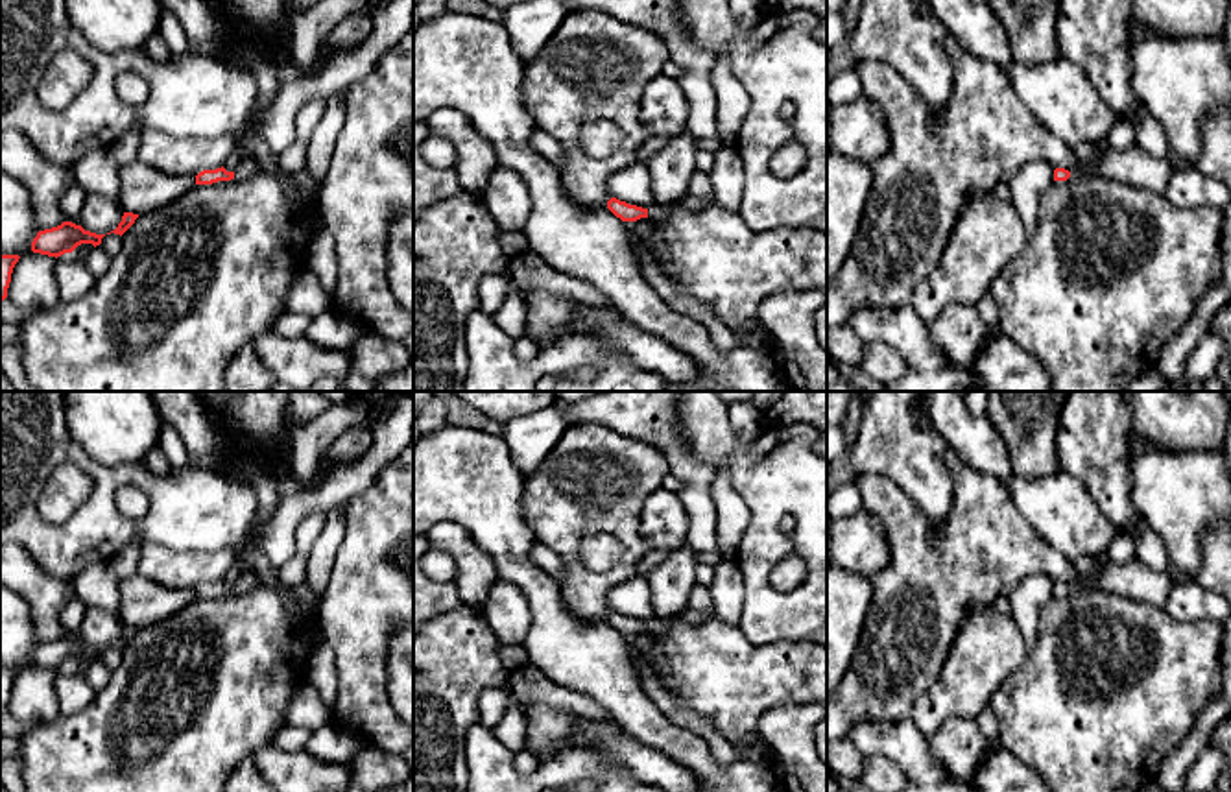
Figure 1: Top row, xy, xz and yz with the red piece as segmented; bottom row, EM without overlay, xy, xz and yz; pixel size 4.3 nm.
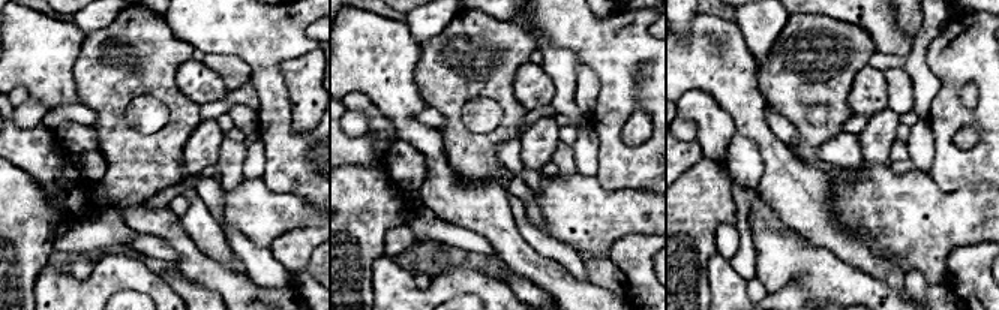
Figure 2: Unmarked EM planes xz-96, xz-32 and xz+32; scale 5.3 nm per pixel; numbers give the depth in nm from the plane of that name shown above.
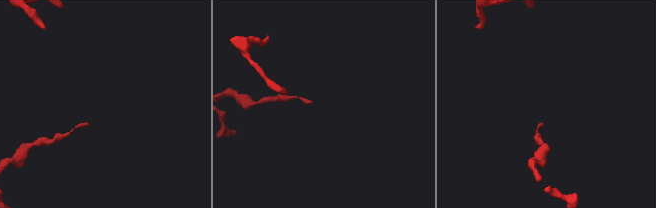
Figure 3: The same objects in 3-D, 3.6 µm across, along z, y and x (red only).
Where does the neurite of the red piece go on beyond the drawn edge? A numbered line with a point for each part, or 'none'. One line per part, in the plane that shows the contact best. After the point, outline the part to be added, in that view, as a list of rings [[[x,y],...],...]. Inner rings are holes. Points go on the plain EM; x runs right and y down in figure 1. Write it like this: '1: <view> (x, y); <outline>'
none

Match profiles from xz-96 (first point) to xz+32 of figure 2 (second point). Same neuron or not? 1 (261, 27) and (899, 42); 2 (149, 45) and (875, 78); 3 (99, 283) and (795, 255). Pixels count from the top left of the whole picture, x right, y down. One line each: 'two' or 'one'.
1: two
2: two
3: two

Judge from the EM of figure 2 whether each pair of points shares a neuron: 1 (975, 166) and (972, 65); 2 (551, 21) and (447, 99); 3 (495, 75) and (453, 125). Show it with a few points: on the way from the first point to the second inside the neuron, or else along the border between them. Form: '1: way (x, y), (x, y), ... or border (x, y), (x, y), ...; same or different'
1: way (948, 149), (947, 101), (950, 92); same
2: border (512, 21), (539, 47); different
3: way (480, 77), (453, 104), (453, 110); same

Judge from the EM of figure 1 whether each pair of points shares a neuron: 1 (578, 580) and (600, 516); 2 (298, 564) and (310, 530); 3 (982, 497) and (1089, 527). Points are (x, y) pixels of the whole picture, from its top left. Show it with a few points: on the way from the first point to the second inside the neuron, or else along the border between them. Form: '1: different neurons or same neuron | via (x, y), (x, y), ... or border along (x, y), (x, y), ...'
1: same neuron | via (573, 564), (573, 538), (584, 527)
2: same neuron | via (301, 556), (305, 538)
3: different neurons | border along (1008, 484), (1015, 508), (1045, 540)

